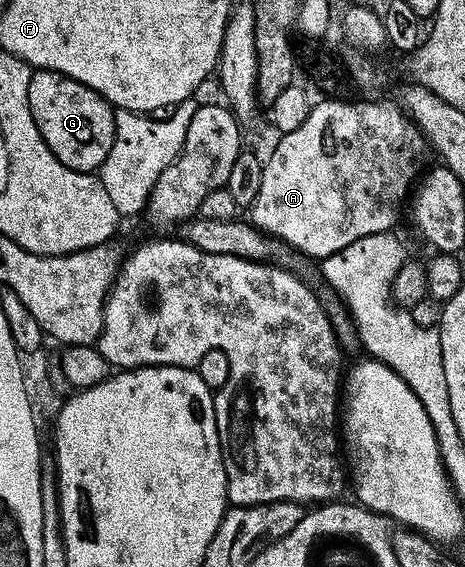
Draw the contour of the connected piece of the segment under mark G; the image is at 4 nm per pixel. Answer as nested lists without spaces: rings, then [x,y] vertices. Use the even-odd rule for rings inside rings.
[[[35,70],[29,82],[29,110],[41,138],[62,164],[74,172],[94,173],[102,168],[115,137],[115,112],[102,96],[59,72]]]

